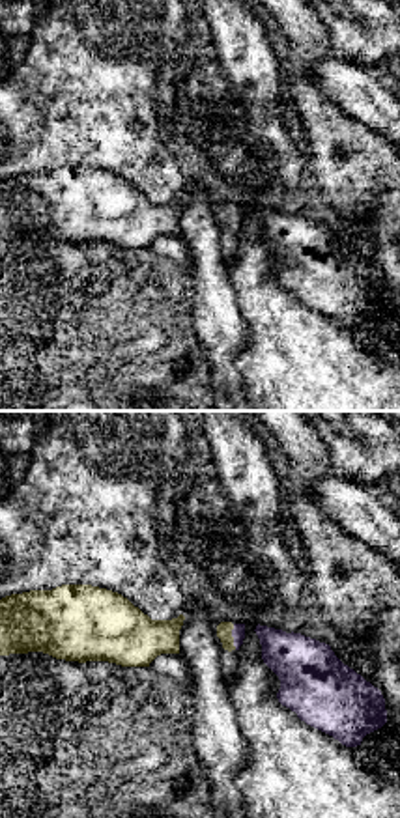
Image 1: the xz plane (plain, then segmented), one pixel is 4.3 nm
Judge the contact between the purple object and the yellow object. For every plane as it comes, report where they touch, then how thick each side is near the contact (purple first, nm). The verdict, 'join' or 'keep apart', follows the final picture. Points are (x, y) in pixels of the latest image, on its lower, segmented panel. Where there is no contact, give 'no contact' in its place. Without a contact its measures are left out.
contact (232, 635); calibres 60 and 60 nm

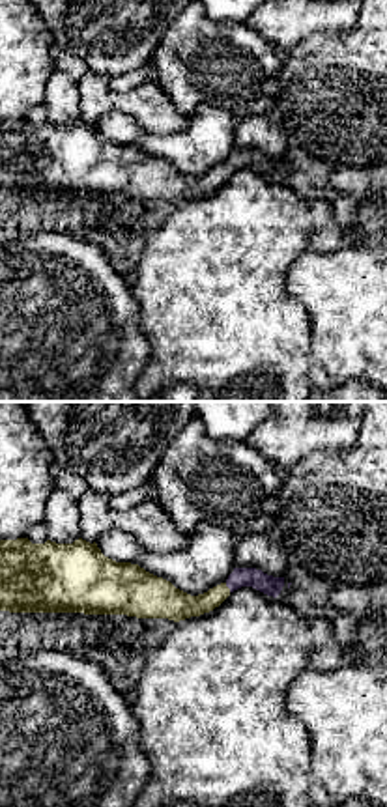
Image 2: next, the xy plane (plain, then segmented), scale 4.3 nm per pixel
contact (227, 585); calibres 90 and 140 nm

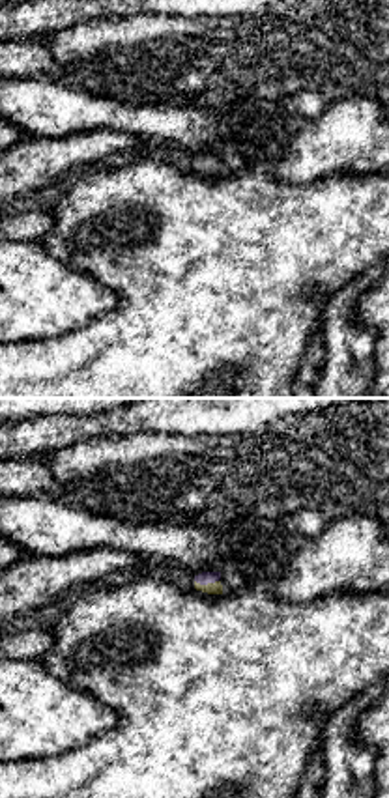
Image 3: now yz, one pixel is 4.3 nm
contact (206, 584); calibres 60 and 50 nm

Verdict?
join

